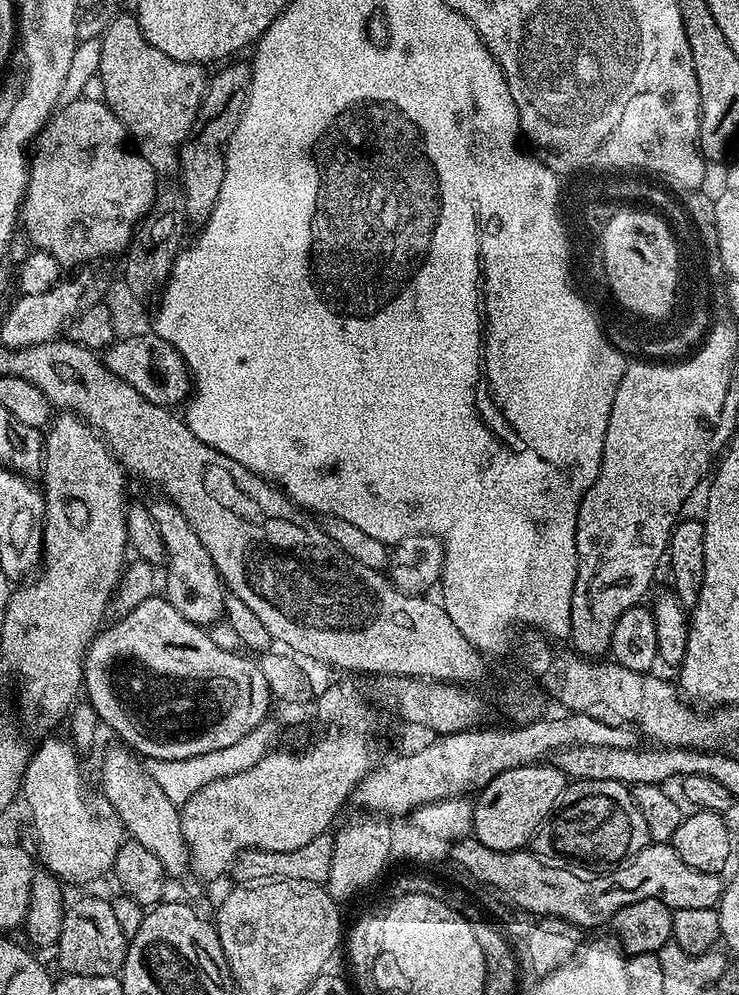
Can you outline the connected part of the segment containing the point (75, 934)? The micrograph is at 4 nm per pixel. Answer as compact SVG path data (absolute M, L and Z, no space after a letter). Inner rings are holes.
M84 896L64 909L61 936L54 945L60 972L70 976L114 976L124 964L128 949L122 929L114 919L114 910L107 899Z

